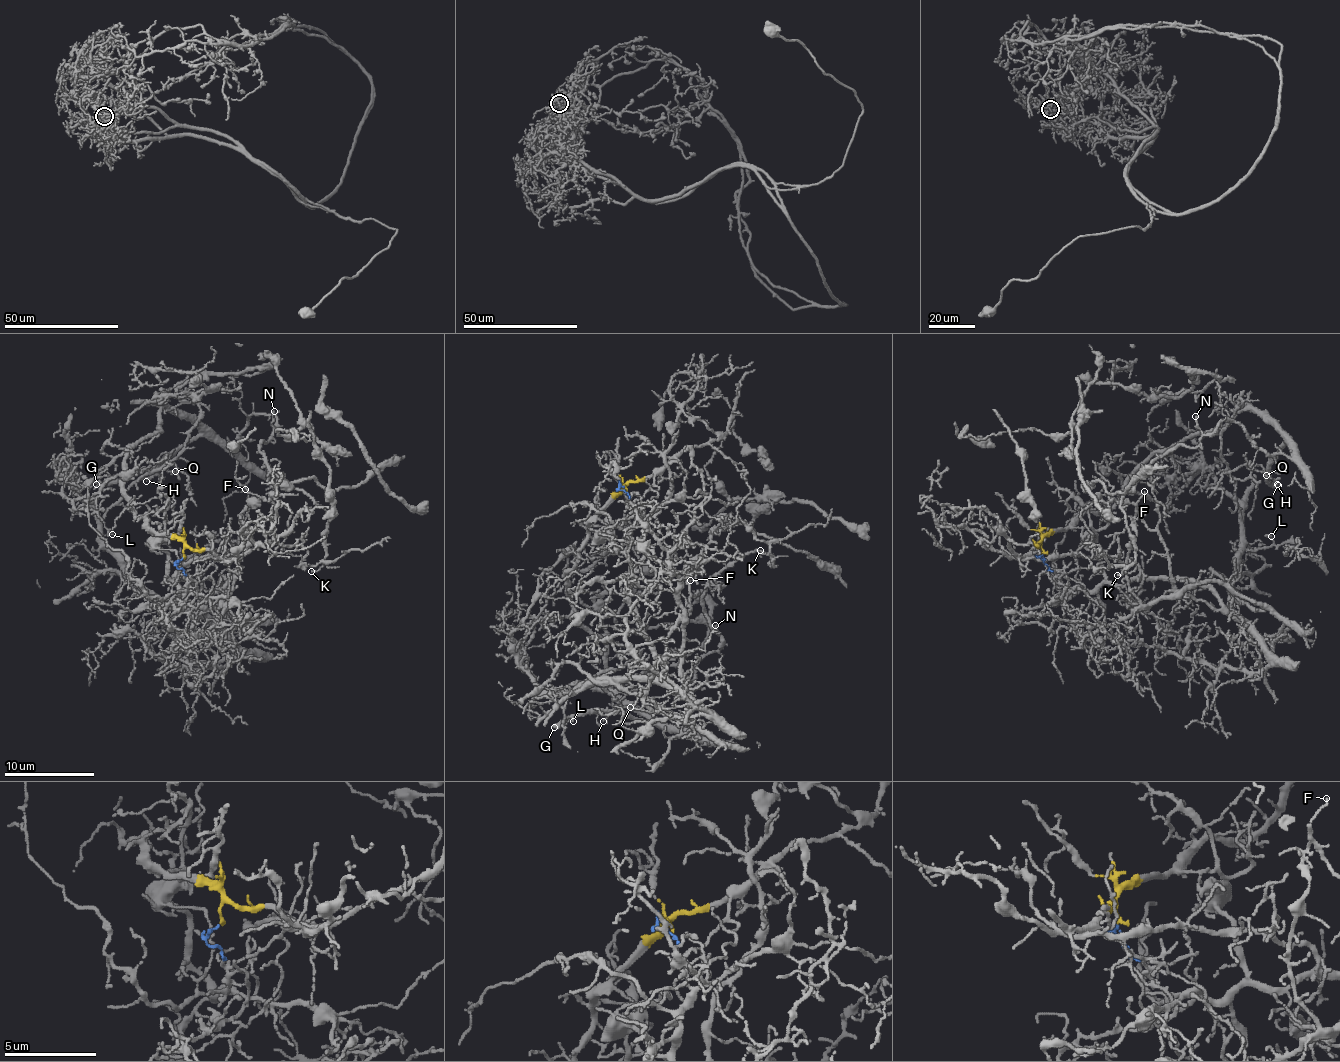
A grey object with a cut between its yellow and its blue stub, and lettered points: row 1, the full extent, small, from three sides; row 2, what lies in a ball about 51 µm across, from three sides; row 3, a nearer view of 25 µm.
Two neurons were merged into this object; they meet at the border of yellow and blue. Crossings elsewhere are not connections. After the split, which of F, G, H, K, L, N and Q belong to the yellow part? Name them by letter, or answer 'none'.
G, H, K, N, Q

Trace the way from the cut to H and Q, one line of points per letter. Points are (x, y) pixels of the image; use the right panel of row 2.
H: (1041, 553), (1051, 532), (1087, 510), (1104, 512), (1156, 453), (1245, 410), (1284, 438), (1270, 466), (1277, 483)
Q: (1041, 553), (1051, 532), (1104, 512), (1156, 453), (1245, 410), (1284, 438), (1265, 470), (1250, 468), (1266, 476)

